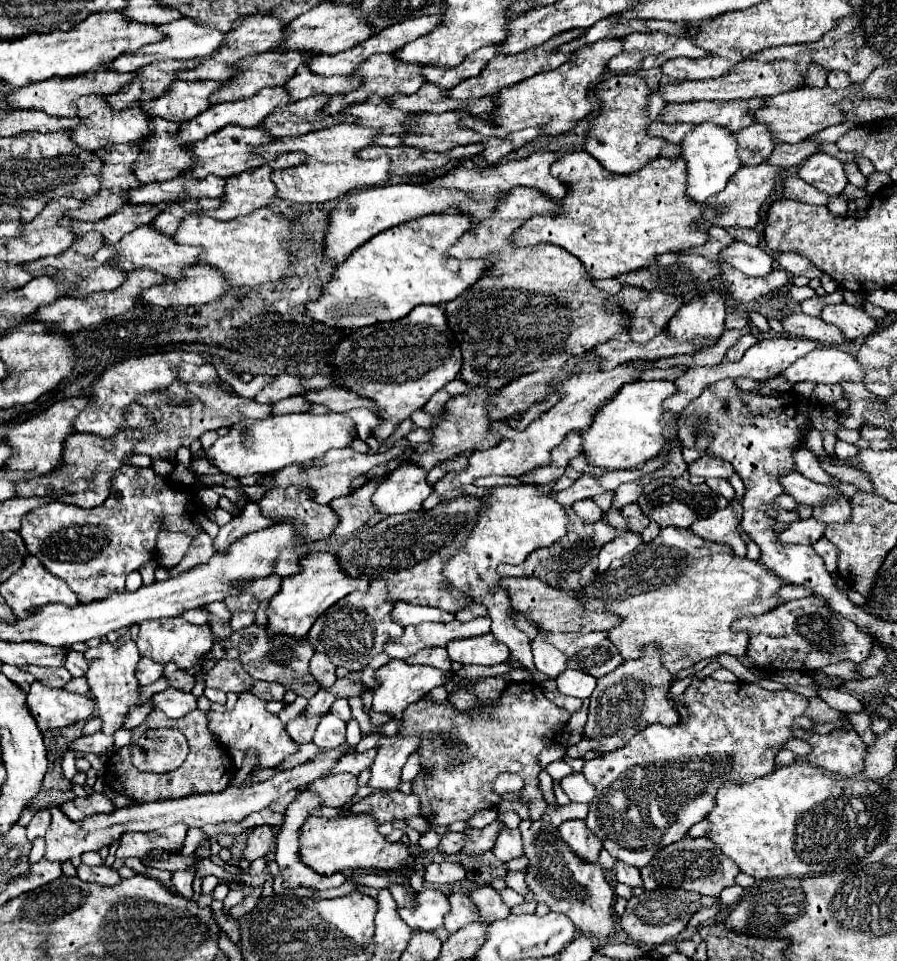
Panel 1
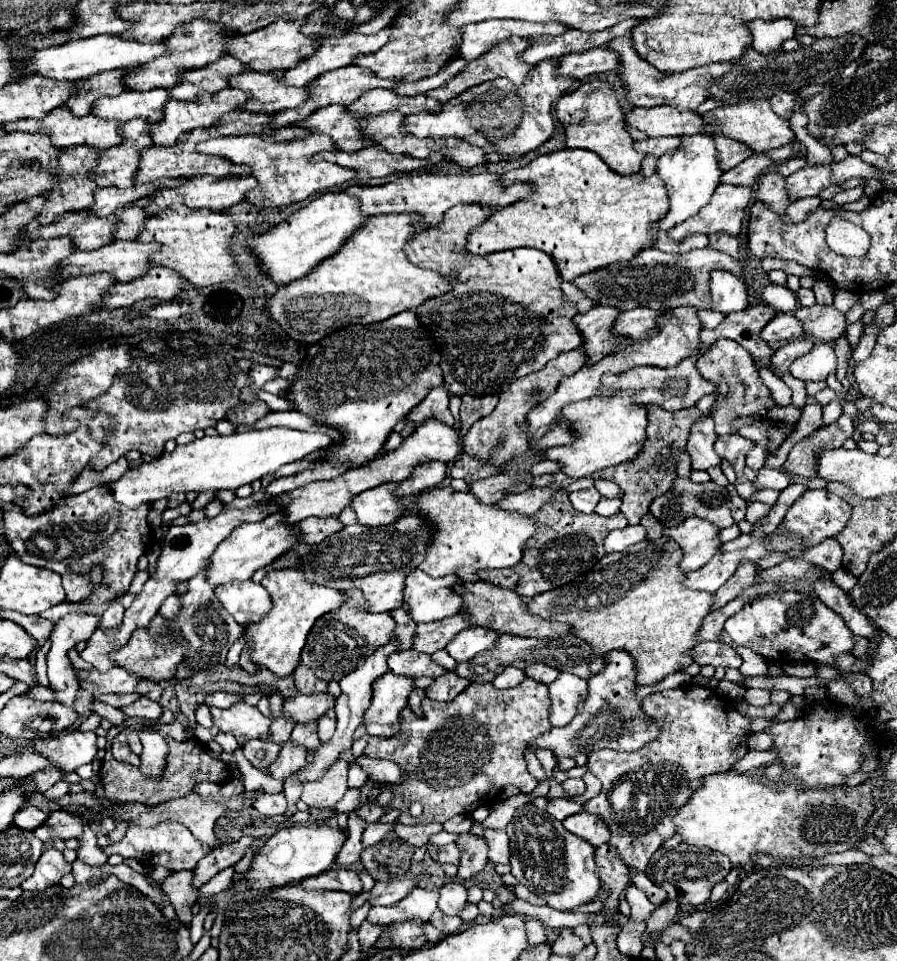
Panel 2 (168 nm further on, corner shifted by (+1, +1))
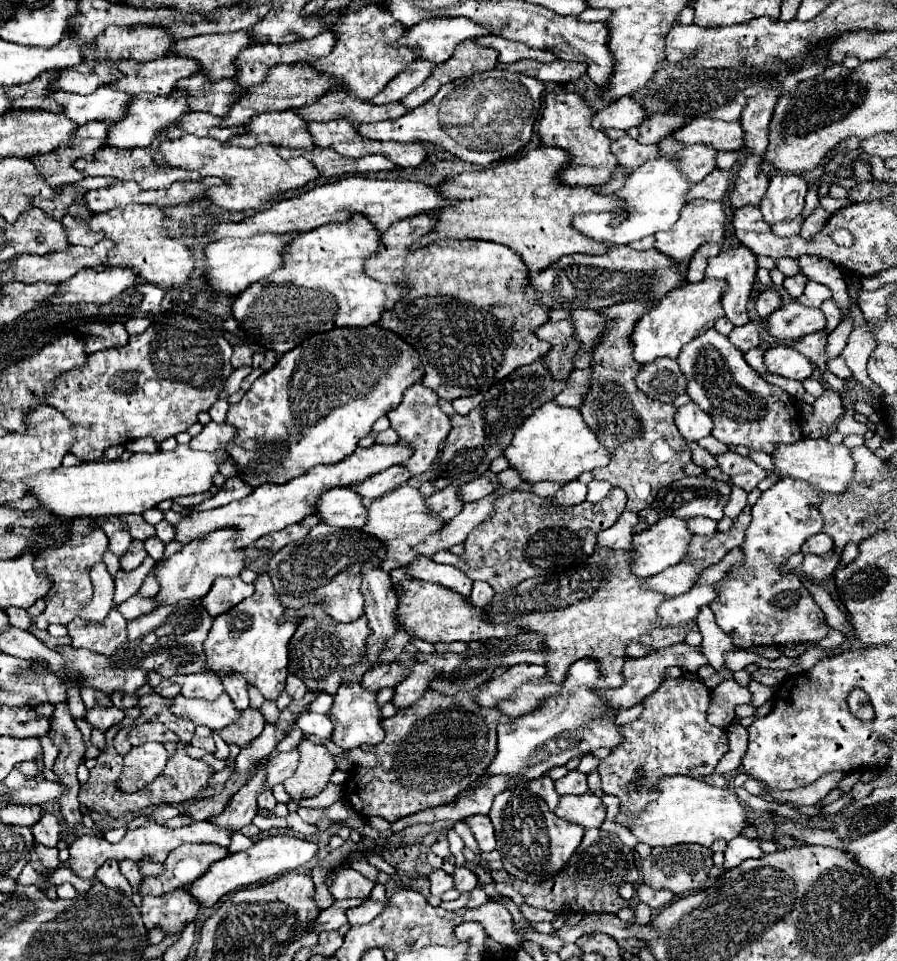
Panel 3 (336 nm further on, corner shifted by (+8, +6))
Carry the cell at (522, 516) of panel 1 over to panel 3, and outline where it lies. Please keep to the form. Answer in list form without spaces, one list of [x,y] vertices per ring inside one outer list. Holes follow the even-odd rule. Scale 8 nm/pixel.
[[[402,485],[390,495],[384,495],[382,499],[376,499],[368,505],[368,523],[362,527],[362,531],[368,531],[370,535],[382,539],[382,543],[388,549],[388,559],[396,561],[398,565],[410,565],[414,563],[420,555],[414,551],[414,547],[428,537],[436,535],[444,527],[444,519],[432,515],[426,507],[426,499],[422,493],[412,487],[412,485]]]

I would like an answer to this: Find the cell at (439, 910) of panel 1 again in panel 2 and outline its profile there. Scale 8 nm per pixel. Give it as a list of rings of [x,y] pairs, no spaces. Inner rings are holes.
[[[413,888],[409,896],[405,896],[393,906],[373,906],[369,910],[367,920],[371,924],[393,924],[409,918],[429,920],[435,910],[437,910],[437,892],[425,888]]]

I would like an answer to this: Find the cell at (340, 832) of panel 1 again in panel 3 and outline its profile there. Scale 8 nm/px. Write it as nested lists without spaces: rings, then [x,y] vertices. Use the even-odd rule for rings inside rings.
[[[290,835],[266,837],[266,839],[256,841],[246,851],[232,853],[226,859],[220,859],[218,863],[210,865],[206,875],[202,875],[202,879],[192,883],[188,889],[190,889],[190,893],[194,895],[194,899],[200,905],[210,907],[210,905],[214,905],[220,897],[224,897],[230,891],[236,891],[236,889],[246,887],[246,885],[262,883],[266,879],[274,879],[278,875],[284,875],[284,873],[294,871],[298,867],[304,867],[306,863],[310,863],[314,859],[316,851],[318,851],[318,843],[316,841],[306,841],[306,839],[298,839],[298,837],[290,837]]]

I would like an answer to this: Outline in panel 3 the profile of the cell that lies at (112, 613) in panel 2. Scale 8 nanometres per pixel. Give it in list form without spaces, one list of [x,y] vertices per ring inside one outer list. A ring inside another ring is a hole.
[[[146,557],[144,563],[142,563],[138,569],[134,569],[134,571],[130,571],[130,573],[126,573],[126,571],[120,569],[120,571],[116,573],[114,605],[120,605],[122,601],[130,599],[130,597],[134,595],[134,591],[138,591],[138,587],[142,585],[142,579],[146,577],[146,571],[150,571],[152,565],[154,565],[154,559],[152,559],[152,557]]]

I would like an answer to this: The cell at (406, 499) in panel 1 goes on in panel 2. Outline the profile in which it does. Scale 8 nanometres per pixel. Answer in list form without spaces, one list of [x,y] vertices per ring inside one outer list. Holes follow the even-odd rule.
[[[381,484],[365,490],[351,500],[351,508],[357,514],[357,522],[363,526],[385,526],[405,514],[401,500],[393,496],[395,484]]]

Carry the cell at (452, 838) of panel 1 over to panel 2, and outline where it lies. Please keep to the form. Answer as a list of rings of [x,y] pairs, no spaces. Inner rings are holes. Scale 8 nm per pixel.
[[[447,844],[439,848],[439,862],[441,864],[455,864],[459,866],[459,848],[457,844]]]

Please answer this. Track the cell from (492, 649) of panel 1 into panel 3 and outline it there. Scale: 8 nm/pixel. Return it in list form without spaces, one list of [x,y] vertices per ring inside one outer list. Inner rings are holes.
[[[454,641],[454,643],[436,643],[436,653],[462,653],[468,649],[468,643],[460,643],[460,641]]]

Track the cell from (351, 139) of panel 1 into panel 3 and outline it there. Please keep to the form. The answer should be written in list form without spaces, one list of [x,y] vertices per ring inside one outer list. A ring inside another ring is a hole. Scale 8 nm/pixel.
[[[182,135],[180,139],[166,139],[158,149],[158,163],[168,163],[172,167],[194,169],[200,175],[214,175],[224,179],[228,185],[212,187],[208,191],[208,199],[214,201],[218,207],[228,211],[244,211],[244,209],[260,209],[268,201],[280,197],[286,191],[304,187],[306,183],[320,177],[320,171],[306,159],[294,157],[284,161],[278,155],[274,145],[258,145],[254,149],[234,147],[230,143],[220,143],[212,137],[196,137],[196,135]]]

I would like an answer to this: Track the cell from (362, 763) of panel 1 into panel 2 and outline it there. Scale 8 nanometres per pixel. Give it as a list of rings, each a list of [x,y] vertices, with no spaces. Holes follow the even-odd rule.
[[[359,764],[349,766],[349,788],[363,788],[367,784],[367,774],[361,770]]]

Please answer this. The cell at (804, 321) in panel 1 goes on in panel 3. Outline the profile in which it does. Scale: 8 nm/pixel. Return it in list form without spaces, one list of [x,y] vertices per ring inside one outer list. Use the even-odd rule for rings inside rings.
[[[748,321],[748,323],[742,325],[742,327],[734,327],[728,337],[730,337],[730,341],[732,341],[740,351],[746,353],[748,349],[758,347],[758,343],[760,343],[760,333],[762,333],[762,325],[754,323],[754,321]]]

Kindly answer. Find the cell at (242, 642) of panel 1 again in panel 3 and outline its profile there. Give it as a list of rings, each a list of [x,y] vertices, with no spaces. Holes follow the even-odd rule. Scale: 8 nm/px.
[[[160,677],[160,681],[150,679],[150,685],[154,687],[154,691],[158,691],[158,693],[162,693],[162,695],[166,695],[166,697],[174,697],[174,695],[178,695],[181,692],[180,685],[170,683],[168,679],[162,679],[162,677]]]

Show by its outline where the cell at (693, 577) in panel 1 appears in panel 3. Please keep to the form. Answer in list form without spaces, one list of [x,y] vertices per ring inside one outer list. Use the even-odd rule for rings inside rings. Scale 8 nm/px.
[[[596,547],[594,555],[586,559],[586,563],[572,573],[566,575],[548,575],[542,579],[526,579],[520,583],[514,591],[506,591],[492,597],[492,603],[486,605],[482,611],[490,617],[492,623],[510,623],[524,627],[528,631],[544,633],[546,635],[546,649],[550,651],[546,655],[548,659],[548,675],[550,681],[562,683],[566,679],[566,673],[572,663],[584,657],[594,657],[602,663],[602,683],[598,683],[598,689],[610,689],[620,687],[624,683],[622,665],[626,659],[626,647],[630,643],[638,643],[640,637],[648,631],[652,631],[658,625],[658,607],[666,601],[664,595],[652,589],[642,587],[642,577],[636,577],[632,573],[632,563],[636,555],[632,551],[622,549],[608,549],[608,547]]]

